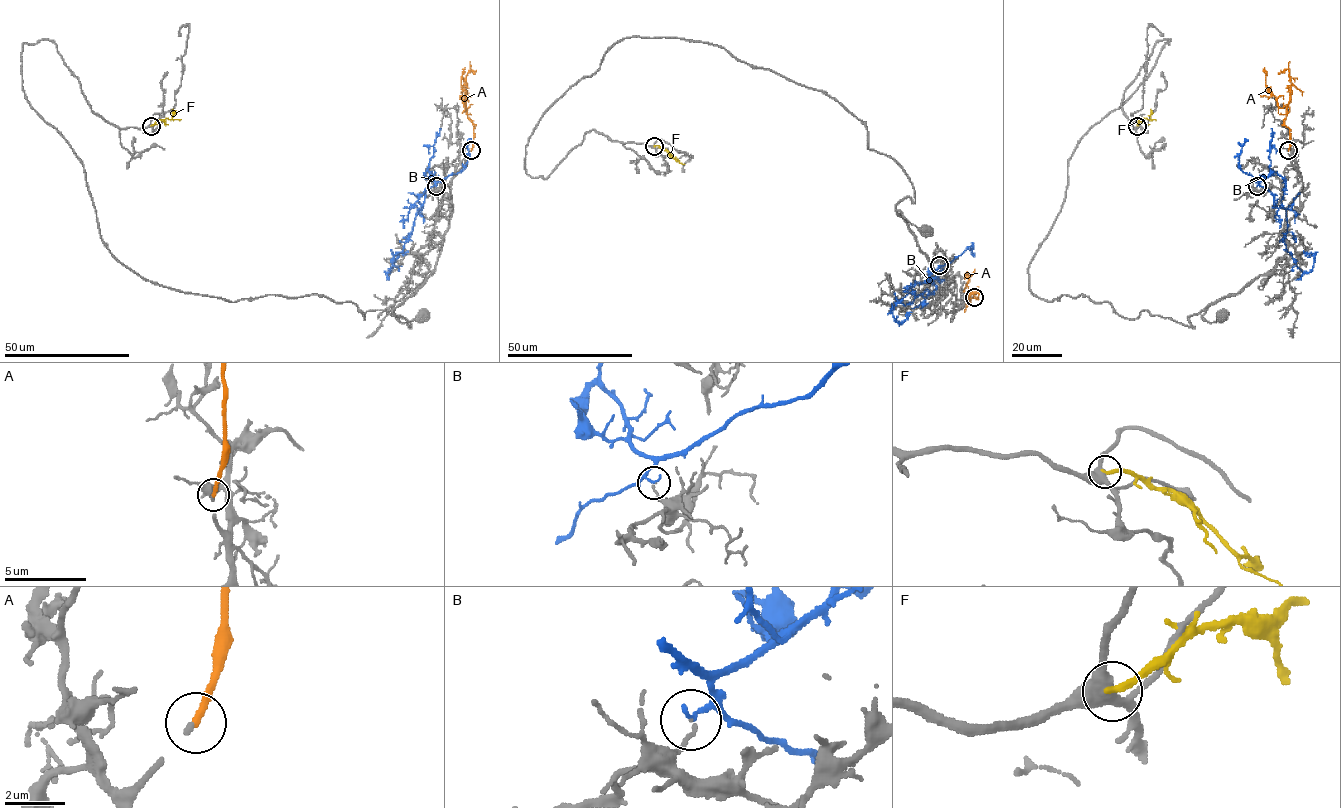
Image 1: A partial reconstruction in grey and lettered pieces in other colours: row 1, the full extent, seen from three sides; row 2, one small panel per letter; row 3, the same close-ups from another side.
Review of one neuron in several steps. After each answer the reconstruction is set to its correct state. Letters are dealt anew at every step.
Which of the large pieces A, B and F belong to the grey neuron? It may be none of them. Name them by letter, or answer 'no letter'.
A

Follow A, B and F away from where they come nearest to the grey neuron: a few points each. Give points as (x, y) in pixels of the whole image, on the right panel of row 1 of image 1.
A: (1288, 150), (1290, 130), (1283, 119), (1286, 108), (1277, 105), (1276, 98), (1266, 86), (1264, 68)
B: (1257, 186), (1272, 172), (1282, 178), (1285, 248), (1296, 265), (1308, 272), (1314, 254), (1303, 251)
F: (1137, 126), (1144, 118), (1156, 119)

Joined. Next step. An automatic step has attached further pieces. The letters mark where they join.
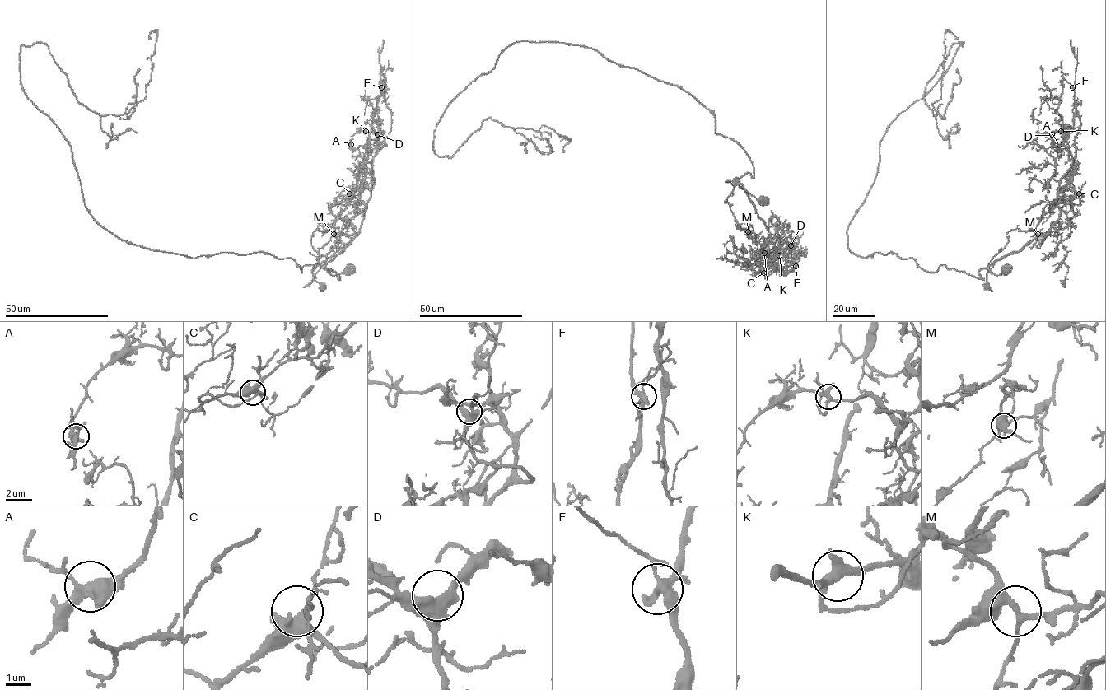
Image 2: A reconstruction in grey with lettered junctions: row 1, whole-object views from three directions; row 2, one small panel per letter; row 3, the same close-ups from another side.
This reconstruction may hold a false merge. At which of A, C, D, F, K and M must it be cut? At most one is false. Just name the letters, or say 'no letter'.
F

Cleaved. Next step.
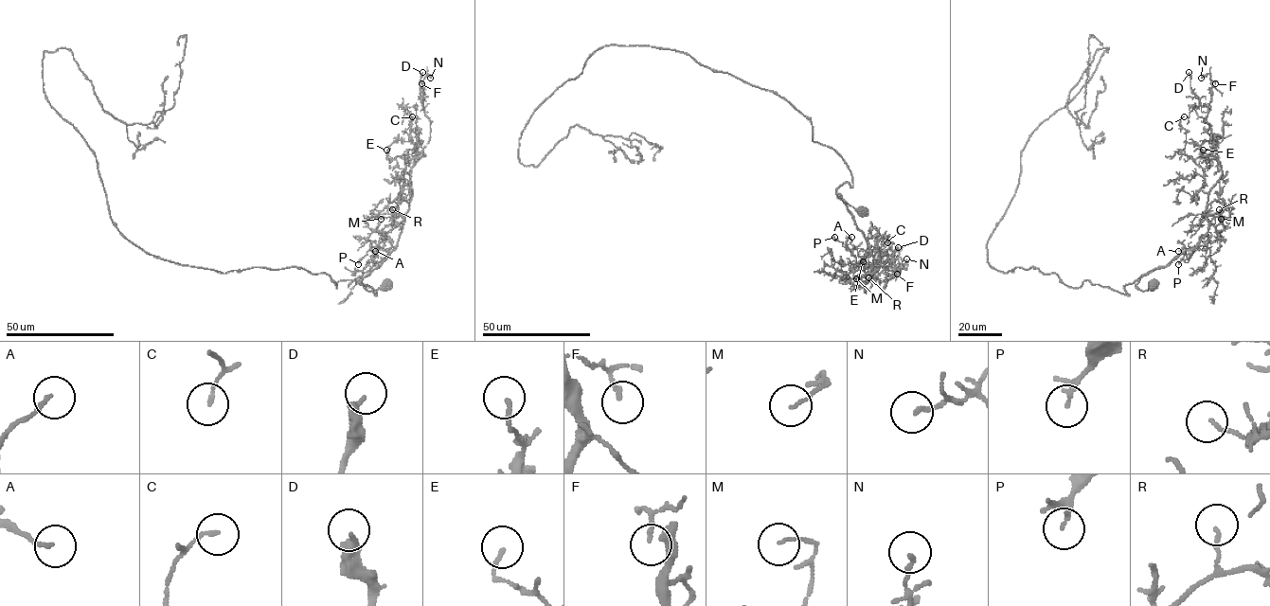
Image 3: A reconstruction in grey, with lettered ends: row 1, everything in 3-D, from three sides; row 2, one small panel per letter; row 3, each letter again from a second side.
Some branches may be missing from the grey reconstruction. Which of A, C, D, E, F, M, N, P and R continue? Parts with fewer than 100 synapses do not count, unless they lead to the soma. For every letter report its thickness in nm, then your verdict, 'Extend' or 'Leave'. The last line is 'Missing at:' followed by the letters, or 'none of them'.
A: Thickness 130 nm. Leave
C: Thickness 130 nm. Leave
D: Thickness 360 nm. Leave
E: Thickness 130 nm. Leave
F: Thickness 130 nm. Leave
M: Thickness 80 nm. Leave
N: Thickness 140 nm. Leave
P: Thickness 130 nm. Leave
R: Thickness 110 nm. Leave
Missing at: none of them

